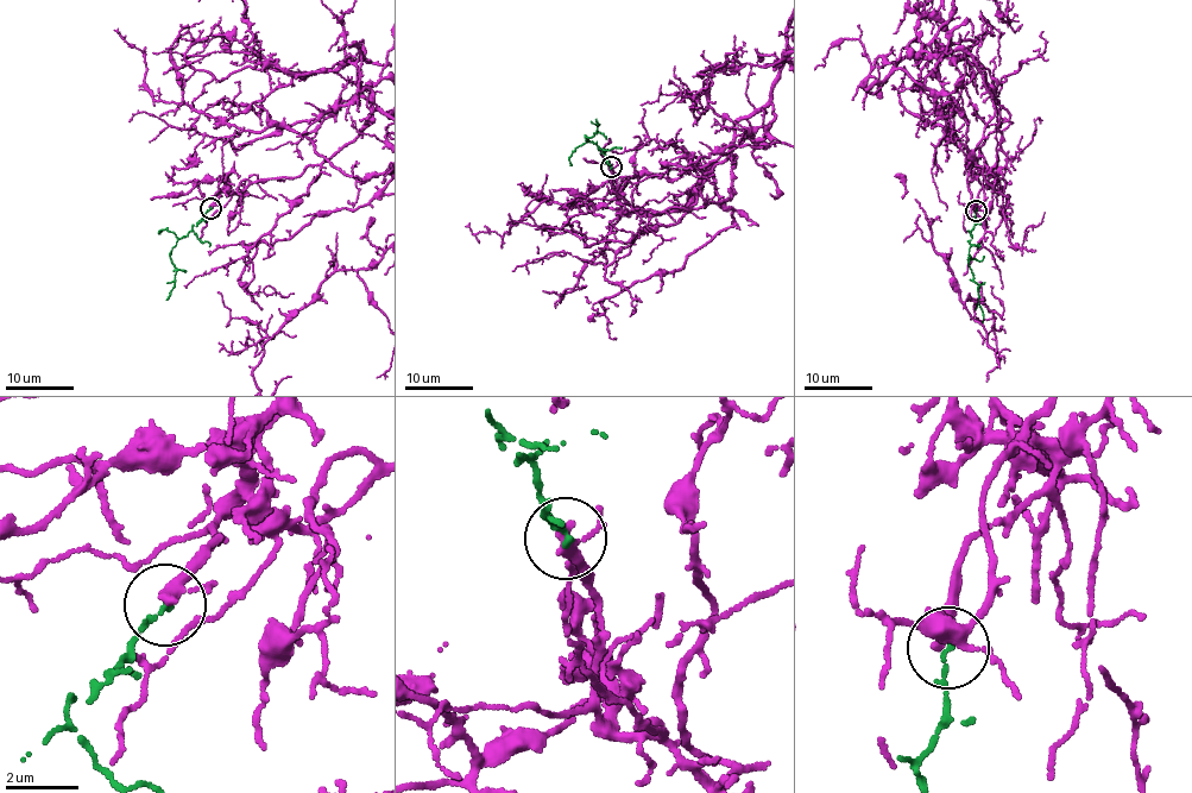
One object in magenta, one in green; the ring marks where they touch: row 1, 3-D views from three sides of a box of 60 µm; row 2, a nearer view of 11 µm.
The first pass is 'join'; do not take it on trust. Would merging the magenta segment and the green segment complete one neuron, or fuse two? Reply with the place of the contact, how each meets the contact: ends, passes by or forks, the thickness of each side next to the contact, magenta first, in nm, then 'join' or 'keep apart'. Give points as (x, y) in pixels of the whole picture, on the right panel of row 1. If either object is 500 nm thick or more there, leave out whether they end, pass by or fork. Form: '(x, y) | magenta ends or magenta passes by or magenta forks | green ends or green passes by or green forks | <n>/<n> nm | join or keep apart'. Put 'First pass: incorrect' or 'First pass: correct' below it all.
(976, 211) | magenta passes by | green ends | 260/140 nm | join
First pass: correct

